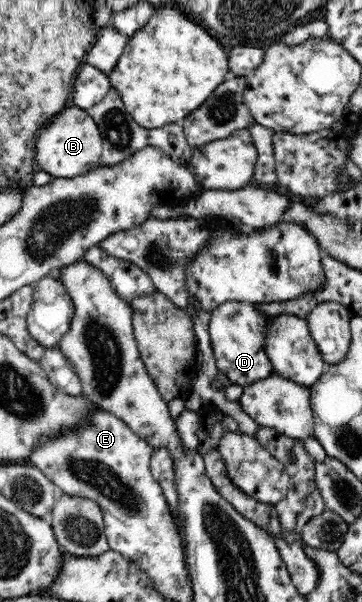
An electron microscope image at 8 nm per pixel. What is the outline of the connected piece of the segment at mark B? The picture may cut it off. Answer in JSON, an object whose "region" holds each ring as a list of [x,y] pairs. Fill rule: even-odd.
{"region":[[[69,104],[66,110],[62,110],[39,132],[40,134],[36,134],[38,142],[35,144],[36,169],[48,172],[52,177],[74,178],[101,165],[102,137],[94,119],[88,115],[86,109]]]}

